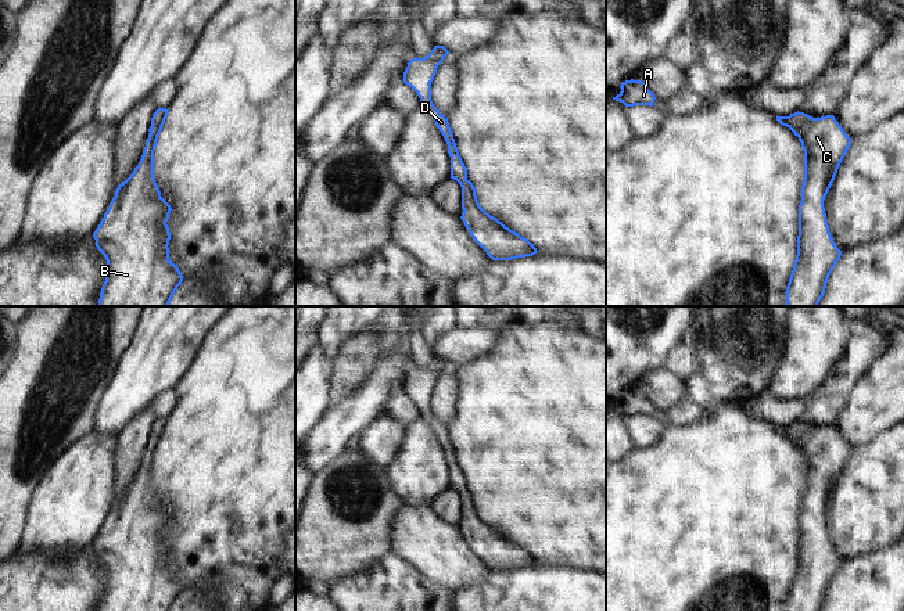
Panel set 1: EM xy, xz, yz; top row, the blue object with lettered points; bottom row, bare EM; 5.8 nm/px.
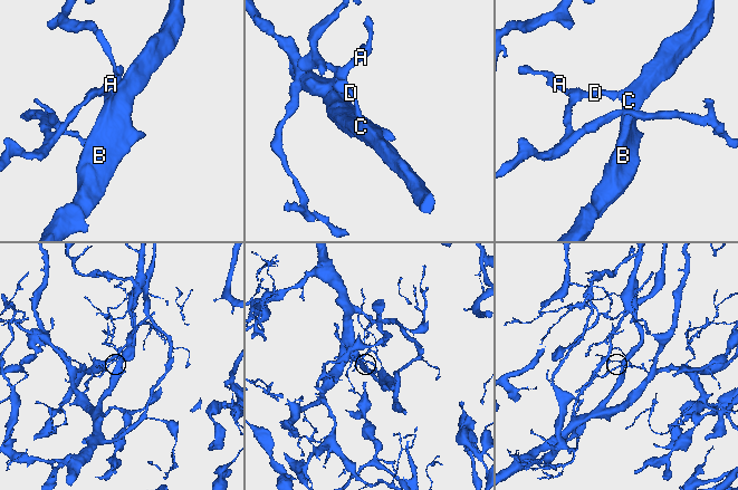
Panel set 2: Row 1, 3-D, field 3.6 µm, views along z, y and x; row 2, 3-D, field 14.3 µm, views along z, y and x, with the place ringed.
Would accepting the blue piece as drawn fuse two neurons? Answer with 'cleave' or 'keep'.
keep

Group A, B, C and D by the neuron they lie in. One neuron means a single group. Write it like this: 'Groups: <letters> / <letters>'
Groups: A B C D.

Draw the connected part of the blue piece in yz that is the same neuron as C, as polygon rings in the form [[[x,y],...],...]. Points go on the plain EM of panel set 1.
[[[804,423],[789,427],[776,427],[776,431],[789,438],[799,448],[804,461],[804,489],[801,513],[799,515],[797,565],[786,597],[786,611],[821,611],[829,585],[842,561],[835,556],[829,543],[824,510],[835,490],[837,479],[851,454],[851,450],[833,425],[812,428]]]

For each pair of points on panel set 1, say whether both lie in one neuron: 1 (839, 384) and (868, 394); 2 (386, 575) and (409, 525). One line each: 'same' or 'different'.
1: different
2: different

